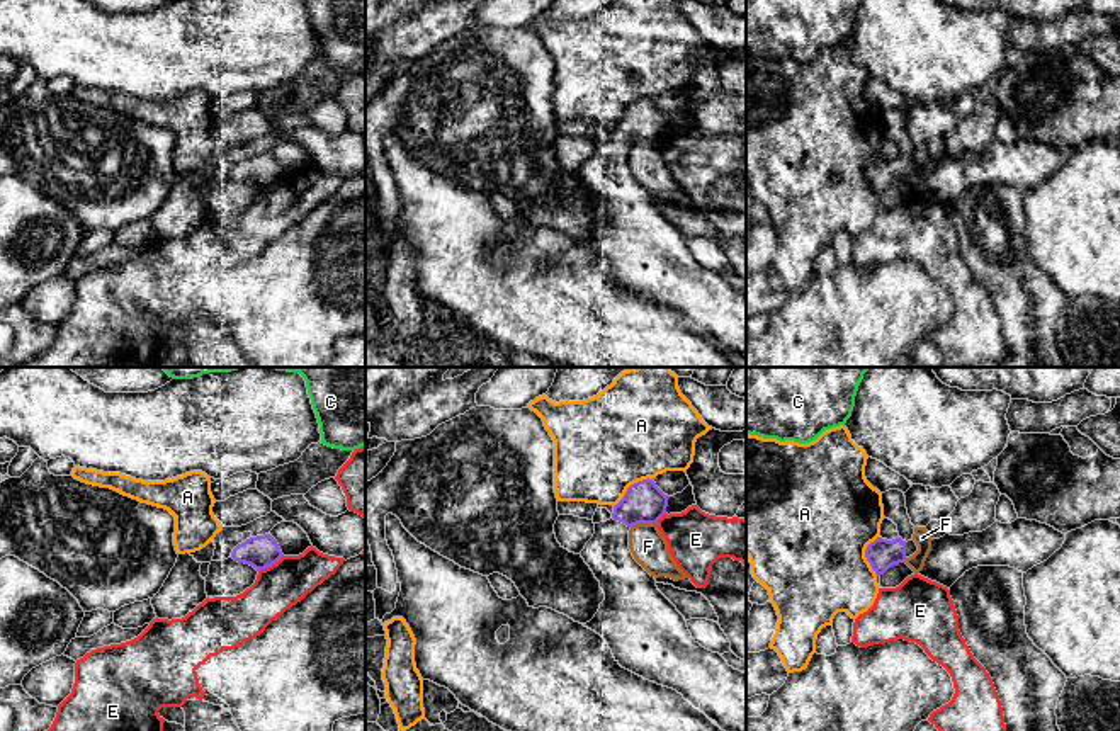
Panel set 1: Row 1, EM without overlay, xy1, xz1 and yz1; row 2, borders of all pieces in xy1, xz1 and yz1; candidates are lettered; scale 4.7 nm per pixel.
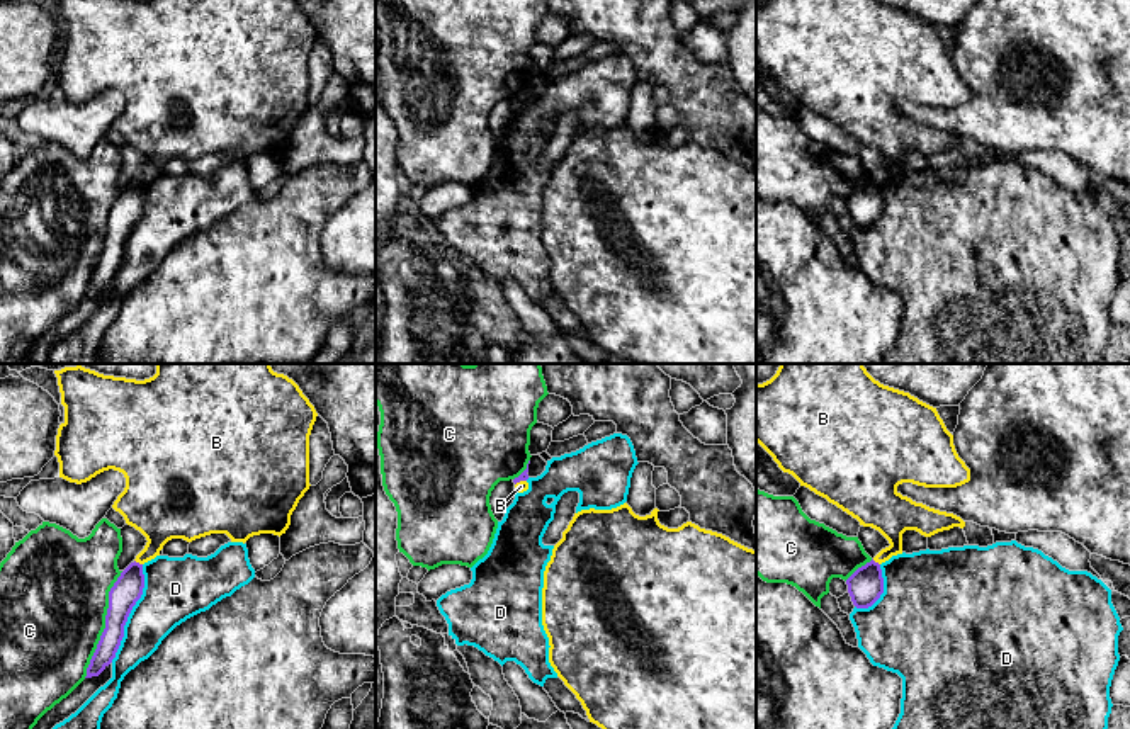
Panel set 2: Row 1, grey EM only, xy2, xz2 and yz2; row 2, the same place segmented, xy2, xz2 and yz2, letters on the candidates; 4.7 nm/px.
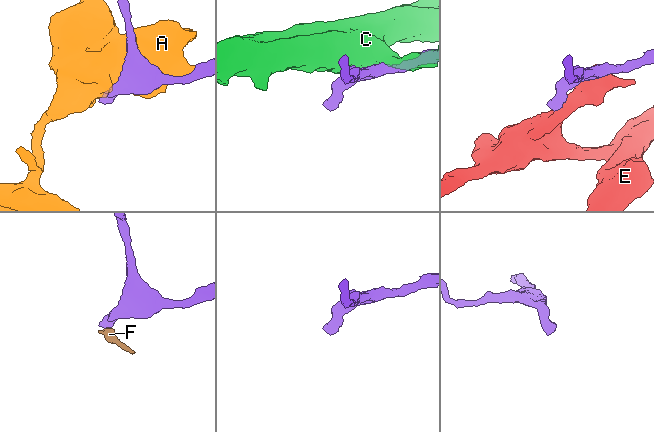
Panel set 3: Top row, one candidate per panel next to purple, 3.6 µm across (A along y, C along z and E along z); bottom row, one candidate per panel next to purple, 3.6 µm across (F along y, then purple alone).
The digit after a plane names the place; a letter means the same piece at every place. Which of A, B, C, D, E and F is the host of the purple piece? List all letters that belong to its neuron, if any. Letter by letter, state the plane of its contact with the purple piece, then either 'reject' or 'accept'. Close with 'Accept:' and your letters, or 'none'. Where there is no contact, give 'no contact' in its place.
A: xz1 | reject
B: xy2 | reject
C: xy2 | reject
D: xy2 | reject
E: xy1 | reject
F: xz1 | reject
Accept: none

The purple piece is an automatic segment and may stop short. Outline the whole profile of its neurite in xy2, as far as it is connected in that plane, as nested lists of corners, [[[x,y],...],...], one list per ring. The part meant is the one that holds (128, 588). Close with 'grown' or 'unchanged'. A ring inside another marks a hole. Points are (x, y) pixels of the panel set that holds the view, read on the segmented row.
[[[131,562],[109,591],[105,629],[87,668],[87,676],[99,676],[116,658],[124,637],[127,617],[141,598],[144,588],[143,564]]]; unchanged

